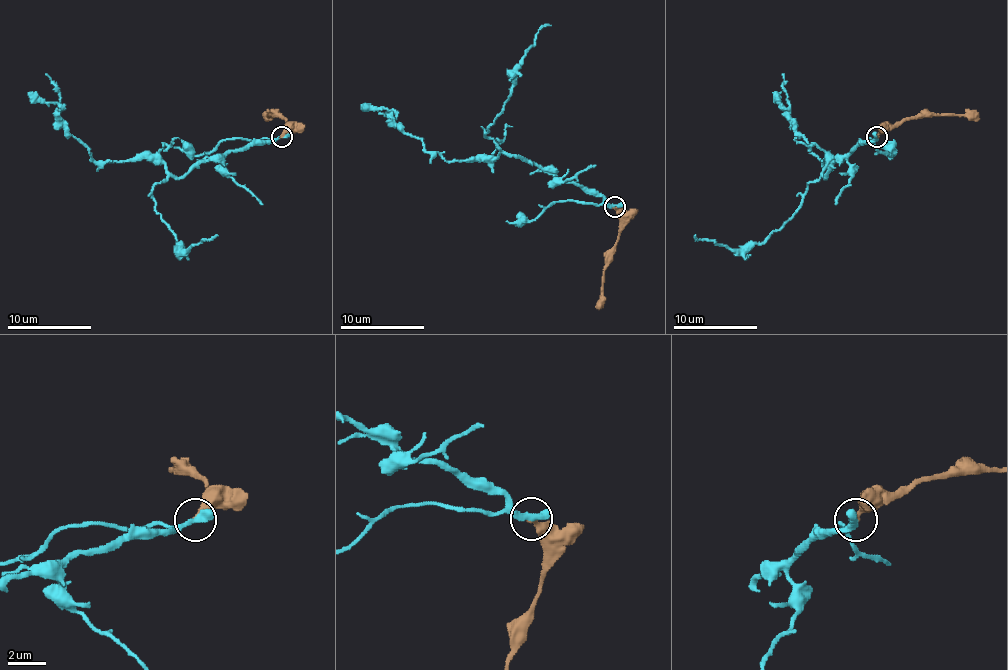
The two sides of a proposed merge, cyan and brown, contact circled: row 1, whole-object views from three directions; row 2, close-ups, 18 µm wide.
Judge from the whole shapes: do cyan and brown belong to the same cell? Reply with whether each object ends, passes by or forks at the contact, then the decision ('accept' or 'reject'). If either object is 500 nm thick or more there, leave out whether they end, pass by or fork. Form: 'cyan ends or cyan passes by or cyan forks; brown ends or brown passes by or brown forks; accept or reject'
cyan ends; brown ends; reject

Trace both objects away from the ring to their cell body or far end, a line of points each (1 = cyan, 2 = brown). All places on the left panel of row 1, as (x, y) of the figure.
1: (281, 137), (208, 156), (174, 176), (145, 158), (97, 162), (66, 130), (55, 103), (37, 101), (28, 93)
2: (281, 137), (287, 122), (281, 116), (268, 116), (264, 112)

